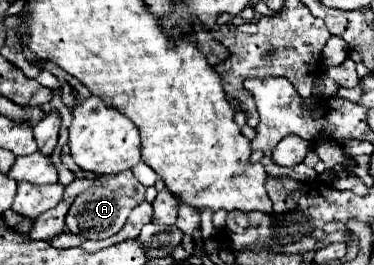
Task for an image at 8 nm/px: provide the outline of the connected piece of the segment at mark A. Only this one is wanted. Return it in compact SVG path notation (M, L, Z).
M130 170L114 174L110 176L108 184L96 184L94 188L76 196L66 216L66 228L82 238L110 238L124 226L130 210L144 200L144 190L146 188L134 178Z

